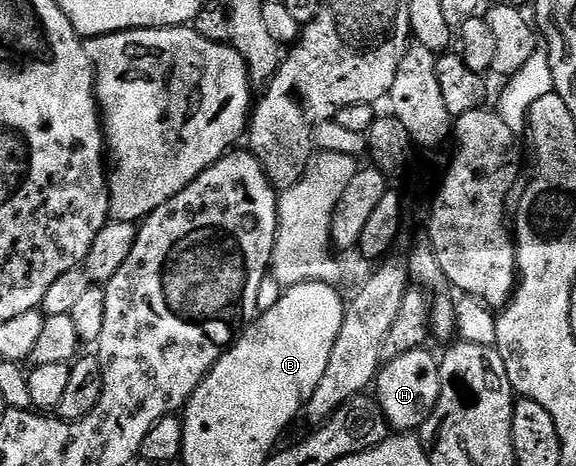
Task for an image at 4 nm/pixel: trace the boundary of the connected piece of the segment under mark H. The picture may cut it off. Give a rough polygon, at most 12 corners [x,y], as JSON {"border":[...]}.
{"border":[[425,348],[385,361],[375,401],[396,432],[412,432],[440,400]]}

